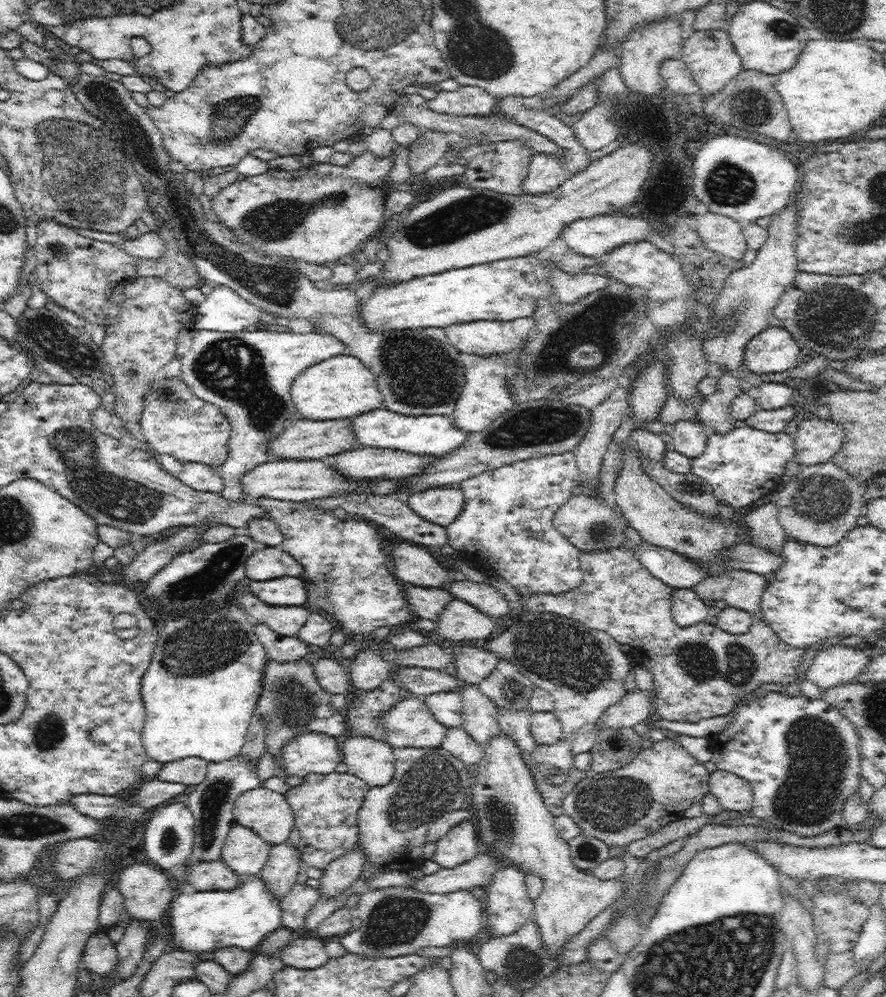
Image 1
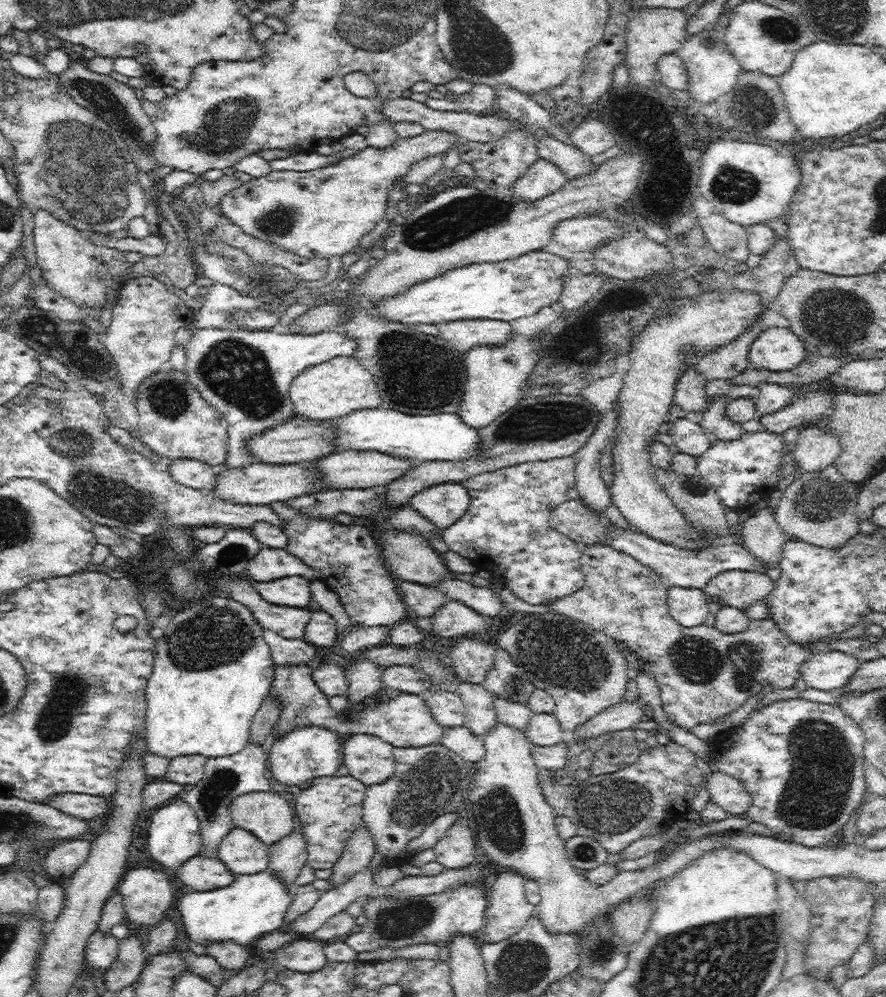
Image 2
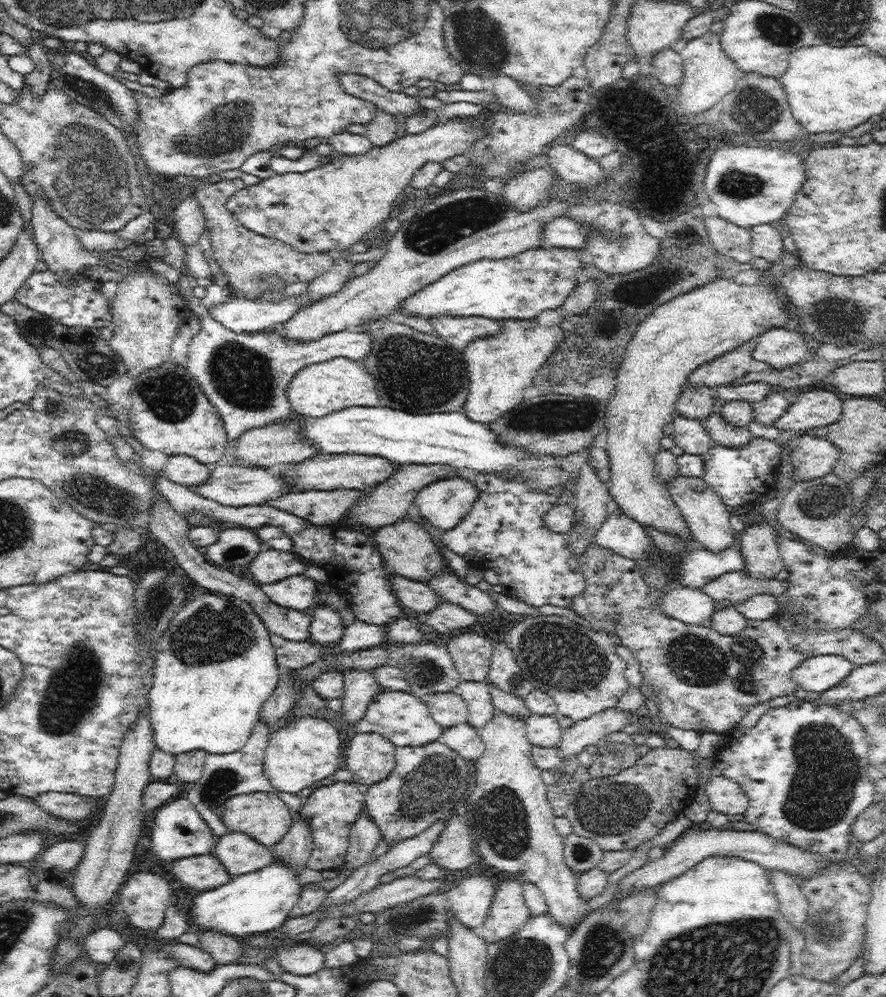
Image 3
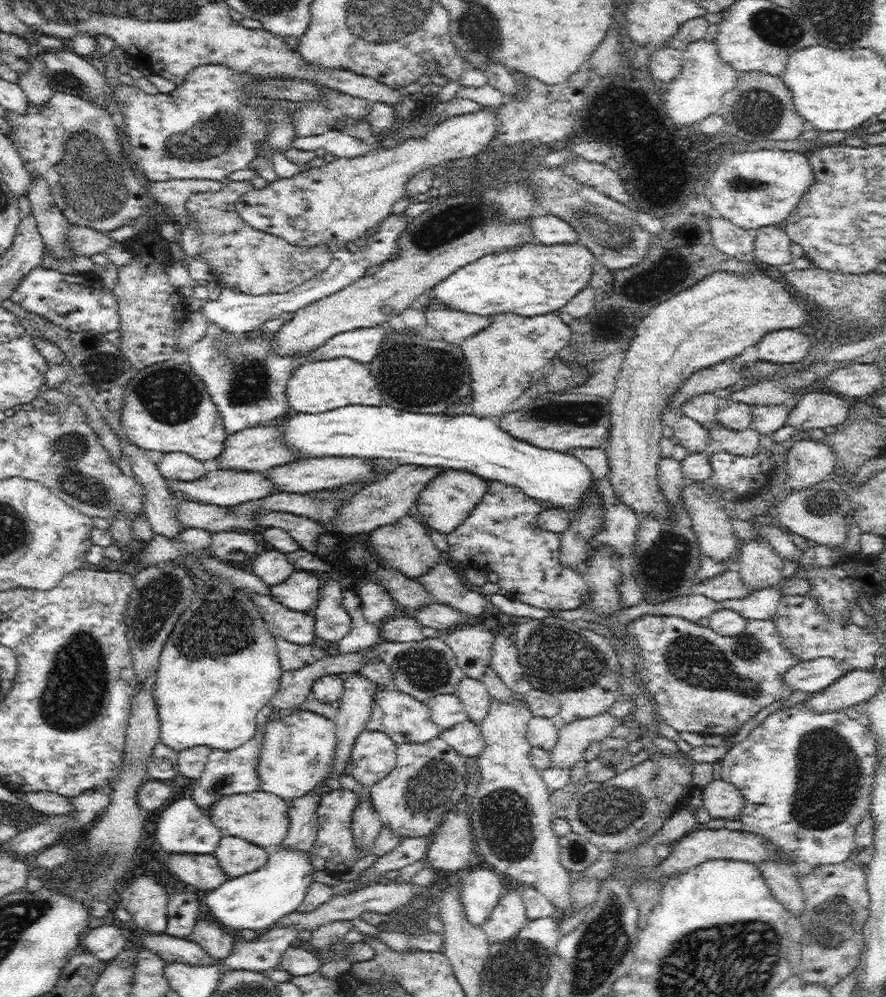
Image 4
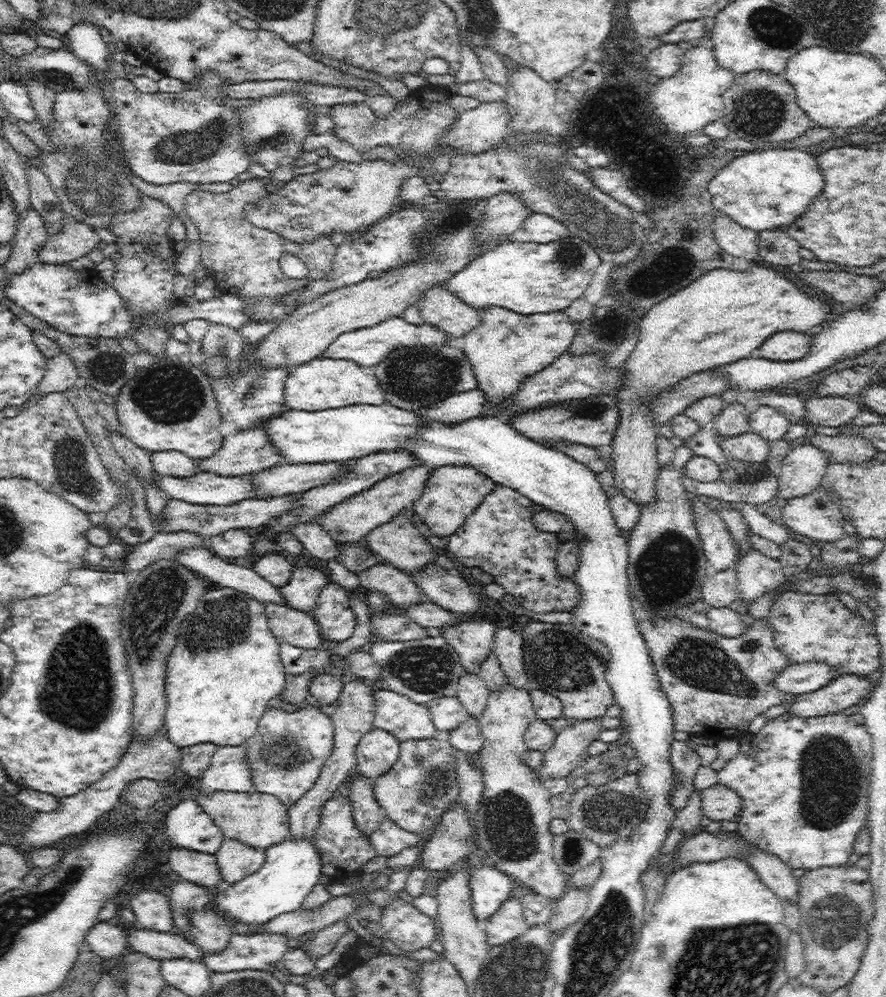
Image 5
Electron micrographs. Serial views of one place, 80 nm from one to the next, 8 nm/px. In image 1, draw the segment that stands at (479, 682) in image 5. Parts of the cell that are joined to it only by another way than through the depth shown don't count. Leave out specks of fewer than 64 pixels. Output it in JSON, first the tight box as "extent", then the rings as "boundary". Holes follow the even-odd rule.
{"extent":[459,684,502,750],"boundary":[[[461,684],[459,690],[463,701],[462,727],[484,750],[492,738],[502,734],[498,723],[499,708],[482,695],[477,685]]]}

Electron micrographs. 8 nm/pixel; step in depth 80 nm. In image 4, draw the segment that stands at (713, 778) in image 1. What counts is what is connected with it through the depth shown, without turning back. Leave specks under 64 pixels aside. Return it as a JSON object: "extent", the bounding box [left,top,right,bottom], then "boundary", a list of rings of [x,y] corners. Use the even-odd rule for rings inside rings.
{"extent":[703,780,745,821],"boundary":[[[714,780],[703,789],[703,808],[711,818],[722,818],[725,821],[736,814],[741,814],[745,798],[741,790],[730,782]]]}

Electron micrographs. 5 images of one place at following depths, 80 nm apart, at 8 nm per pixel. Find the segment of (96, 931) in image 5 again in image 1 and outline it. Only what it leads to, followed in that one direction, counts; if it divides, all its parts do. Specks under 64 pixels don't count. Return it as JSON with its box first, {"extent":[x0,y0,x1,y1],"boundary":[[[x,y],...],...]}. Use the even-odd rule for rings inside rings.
{"extent":[81,930,118,976],"boundary":[[[98,930],[90,936],[81,960],[90,972],[112,976],[118,959],[115,942],[108,937],[108,932]]]}

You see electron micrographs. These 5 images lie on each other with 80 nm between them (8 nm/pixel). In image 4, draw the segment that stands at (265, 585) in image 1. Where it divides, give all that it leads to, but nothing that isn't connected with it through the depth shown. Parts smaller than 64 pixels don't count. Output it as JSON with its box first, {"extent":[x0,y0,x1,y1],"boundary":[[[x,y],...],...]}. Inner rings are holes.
{"extent":[268,570,323,612],"boundary":[[[296,570],[284,582],[268,585],[268,592],[286,608],[306,612],[317,604],[320,580],[323,579],[317,572]]]}

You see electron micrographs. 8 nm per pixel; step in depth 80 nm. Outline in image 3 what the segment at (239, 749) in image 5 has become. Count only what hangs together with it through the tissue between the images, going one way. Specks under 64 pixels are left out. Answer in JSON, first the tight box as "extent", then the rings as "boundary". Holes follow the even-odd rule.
{"extent":[186,719,302,841],"boundary":[[[257,719],[250,739],[241,750],[230,754],[207,753],[202,777],[189,790],[186,799],[196,807],[204,822],[208,824],[215,841],[229,832],[220,818],[220,811],[231,796],[251,792],[274,792],[288,806],[293,817],[300,815],[302,799],[296,794],[276,790],[270,785],[270,781],[264,773],[264,758],[270,731],[270,728],[264,722]]]}

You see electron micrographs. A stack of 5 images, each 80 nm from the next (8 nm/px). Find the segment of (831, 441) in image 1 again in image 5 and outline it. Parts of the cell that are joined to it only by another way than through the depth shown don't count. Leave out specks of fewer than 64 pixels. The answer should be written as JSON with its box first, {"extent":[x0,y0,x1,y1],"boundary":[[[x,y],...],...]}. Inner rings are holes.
{"extent":[777,444,829,500],"boundary":[[[813,444],[792,447],[777,478],[777,496],[786,500],[810,494],[821,486],[829,464],[826,453]]]}

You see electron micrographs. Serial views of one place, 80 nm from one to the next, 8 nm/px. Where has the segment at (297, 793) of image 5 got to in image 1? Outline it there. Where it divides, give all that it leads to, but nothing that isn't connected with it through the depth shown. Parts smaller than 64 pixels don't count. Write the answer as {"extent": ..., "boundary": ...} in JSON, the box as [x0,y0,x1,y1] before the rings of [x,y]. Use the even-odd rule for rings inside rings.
{"extent":[280,733,343,779],"boundary":[[[306,733],[296,736],[281,751],[280,765],[284,775],[304,779],[307,775],[334,773],[343,762],[341,746],[325,733]]]}

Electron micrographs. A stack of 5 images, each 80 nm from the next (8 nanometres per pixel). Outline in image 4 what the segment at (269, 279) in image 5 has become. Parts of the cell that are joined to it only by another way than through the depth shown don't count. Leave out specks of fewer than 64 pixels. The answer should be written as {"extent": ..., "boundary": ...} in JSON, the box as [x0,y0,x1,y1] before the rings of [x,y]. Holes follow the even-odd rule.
{"extent":[186,180,333,296],"boundary":[[[225,180],[218,192],[195,192],[188,199],[186,208],[198,225],[196,229],[201,237],[200,256],[212,267],[214,280],[236,293],[252,296],[284,294],[327,270],[333,260],[329,244],[314,248],[292,246],[278,236],[251,228],[236,213],[236,200],[253,189],[250,180]]]}

